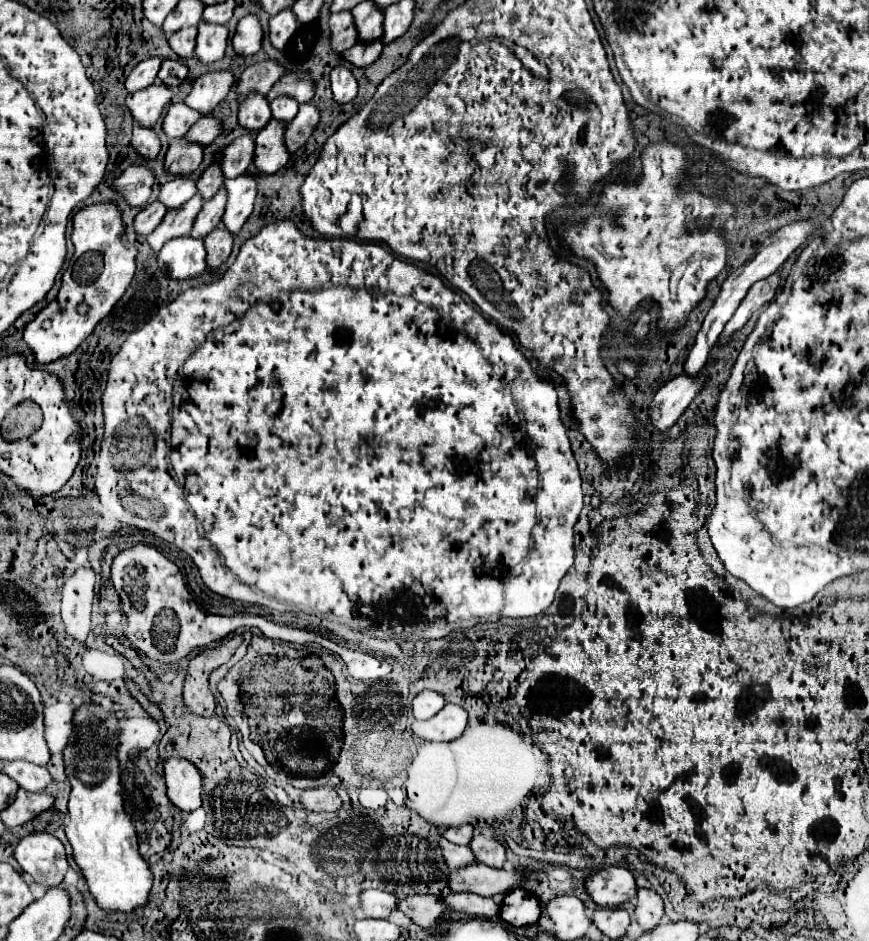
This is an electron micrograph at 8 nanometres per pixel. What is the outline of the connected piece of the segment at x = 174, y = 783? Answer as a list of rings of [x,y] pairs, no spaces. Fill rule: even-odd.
[[[172,757],[164,763],[164,779],[170,801],[182,811],[194,811],[202,805],[204,777],[200,769],[188,761]]]

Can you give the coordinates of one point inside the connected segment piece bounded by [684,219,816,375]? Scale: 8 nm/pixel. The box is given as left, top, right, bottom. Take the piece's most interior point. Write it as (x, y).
(777, 248)

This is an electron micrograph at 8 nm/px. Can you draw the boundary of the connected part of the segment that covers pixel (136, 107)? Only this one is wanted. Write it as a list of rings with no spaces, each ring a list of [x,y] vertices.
[[[156,81],[156,83],[152,83],[152,87],[130,93],[126,97],[126,105],[132,111],[136,123],[140,123],[144,127],[152,127],[160,119],[164,107],[170,103],[170,99],[172,99],[172,89],[166,87],[164,83]]]

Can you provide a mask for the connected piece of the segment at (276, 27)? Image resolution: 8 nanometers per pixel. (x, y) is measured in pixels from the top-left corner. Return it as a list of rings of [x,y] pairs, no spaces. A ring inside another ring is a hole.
[[[280,11],[270,19],[270,41],[274,47],[284,49],[294,31],[298,29],[298,19],[292,11]]]

